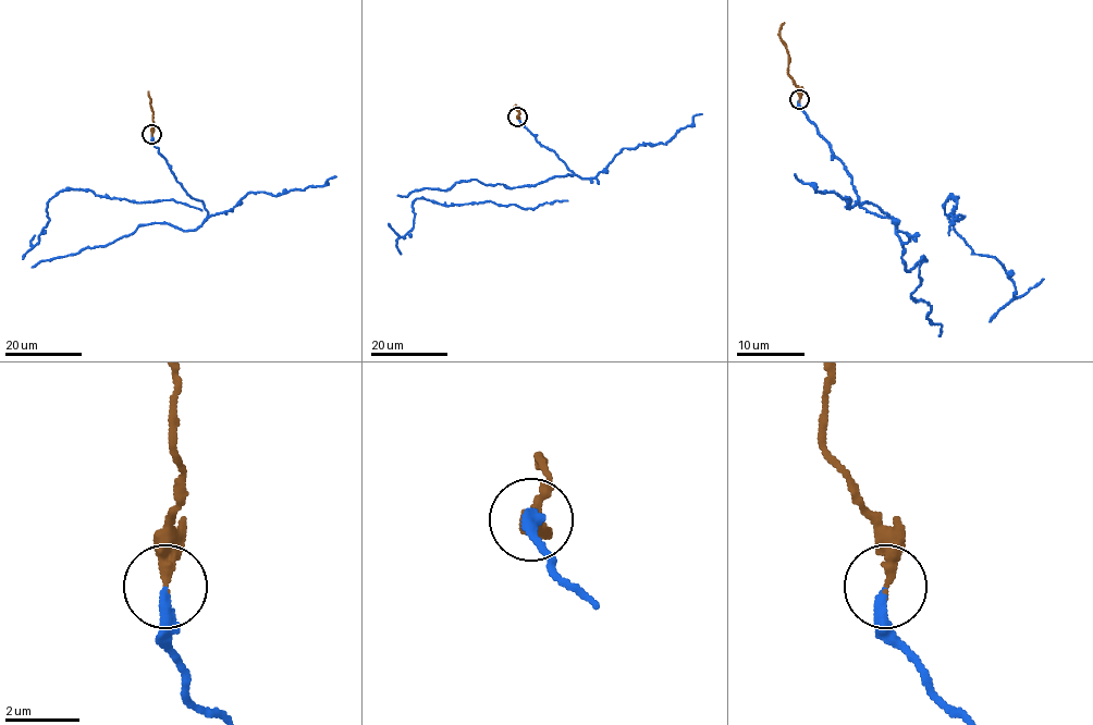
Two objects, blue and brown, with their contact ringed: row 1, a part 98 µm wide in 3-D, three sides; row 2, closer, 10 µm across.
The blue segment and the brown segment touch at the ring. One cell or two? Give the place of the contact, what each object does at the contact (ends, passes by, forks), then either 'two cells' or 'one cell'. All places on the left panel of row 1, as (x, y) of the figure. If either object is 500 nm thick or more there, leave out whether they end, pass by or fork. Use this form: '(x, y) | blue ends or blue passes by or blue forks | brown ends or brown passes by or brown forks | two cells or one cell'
(151, 134) | blue ends | brown ends | one cell

